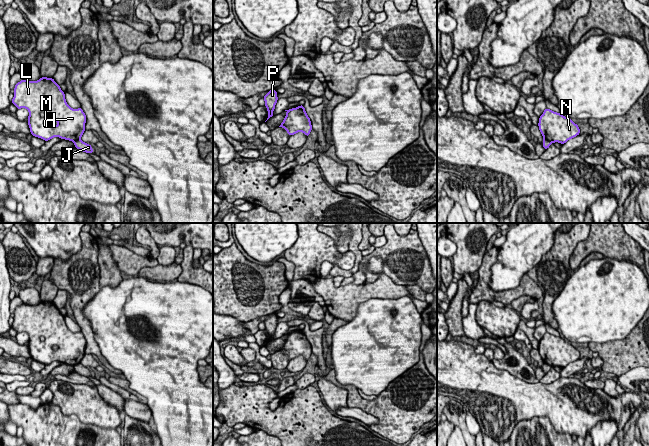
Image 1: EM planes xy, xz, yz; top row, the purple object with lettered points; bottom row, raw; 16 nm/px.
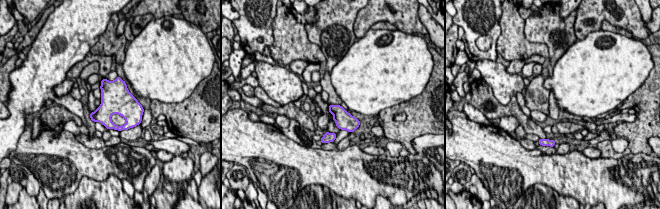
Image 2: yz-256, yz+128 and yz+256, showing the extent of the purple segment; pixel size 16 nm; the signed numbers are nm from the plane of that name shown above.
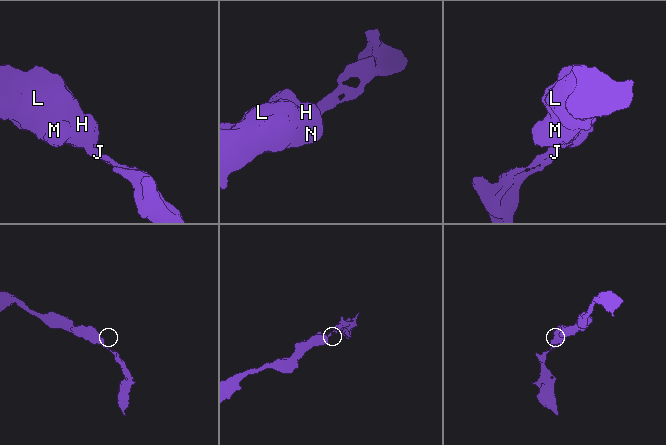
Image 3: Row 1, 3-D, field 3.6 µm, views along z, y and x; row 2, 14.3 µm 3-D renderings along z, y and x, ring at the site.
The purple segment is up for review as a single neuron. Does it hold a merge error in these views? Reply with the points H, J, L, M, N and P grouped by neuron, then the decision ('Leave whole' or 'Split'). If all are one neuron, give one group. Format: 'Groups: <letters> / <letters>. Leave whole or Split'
Groups: H L M N P / J. Split

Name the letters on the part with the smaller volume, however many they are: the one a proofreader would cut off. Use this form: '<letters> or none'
J

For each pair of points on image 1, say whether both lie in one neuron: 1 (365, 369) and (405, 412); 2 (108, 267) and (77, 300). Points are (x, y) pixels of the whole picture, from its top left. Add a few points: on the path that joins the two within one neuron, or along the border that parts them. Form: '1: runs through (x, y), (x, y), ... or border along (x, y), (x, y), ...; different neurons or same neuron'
1: border along (402, 374), (397, 376), (377, 395); different neurons
2: border along (98, 253), (100, 287); different neurons

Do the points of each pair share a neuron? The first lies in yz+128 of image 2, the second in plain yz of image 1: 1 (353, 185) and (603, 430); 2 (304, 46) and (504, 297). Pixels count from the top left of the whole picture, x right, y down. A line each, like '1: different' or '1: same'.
1: different
2: same

